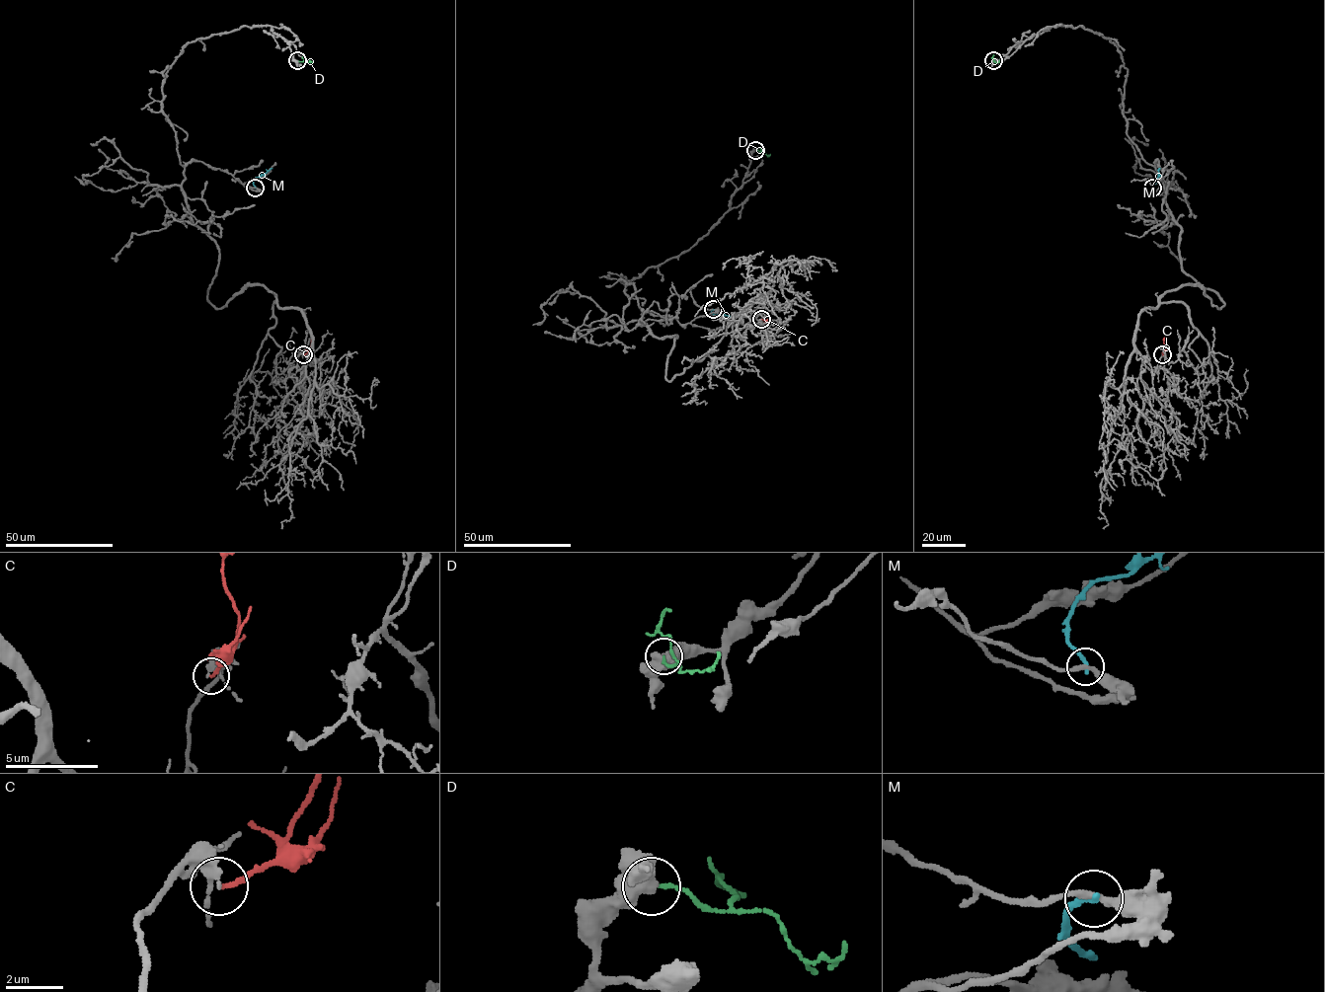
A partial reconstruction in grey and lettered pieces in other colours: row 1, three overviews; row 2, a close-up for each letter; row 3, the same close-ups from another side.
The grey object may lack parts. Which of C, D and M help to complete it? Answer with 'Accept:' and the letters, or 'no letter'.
Accept: no letter

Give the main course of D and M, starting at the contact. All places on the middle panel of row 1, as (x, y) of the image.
D: (755, 150), (769, 156)
M: (713, 309), (715, 315), (730, 316)

